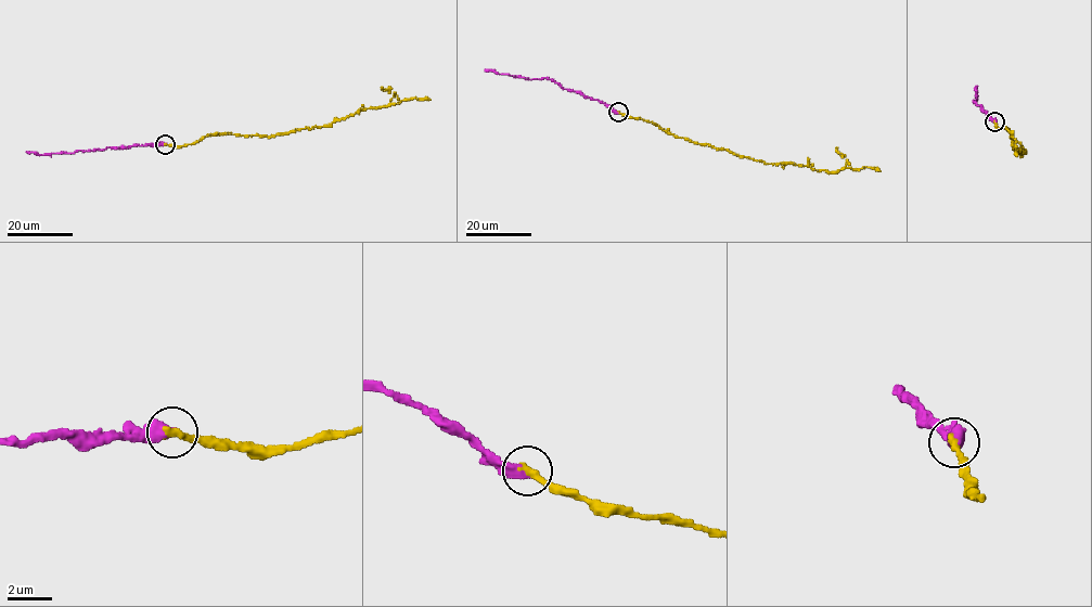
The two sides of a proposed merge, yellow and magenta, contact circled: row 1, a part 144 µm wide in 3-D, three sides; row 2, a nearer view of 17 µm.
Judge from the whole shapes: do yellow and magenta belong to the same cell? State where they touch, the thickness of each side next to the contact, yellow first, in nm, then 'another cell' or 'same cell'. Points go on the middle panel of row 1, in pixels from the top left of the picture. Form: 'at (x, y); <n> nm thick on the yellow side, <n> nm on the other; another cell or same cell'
at (618, 112); 400 nm thick on the yellow side, 550 nm on the other; same cell

